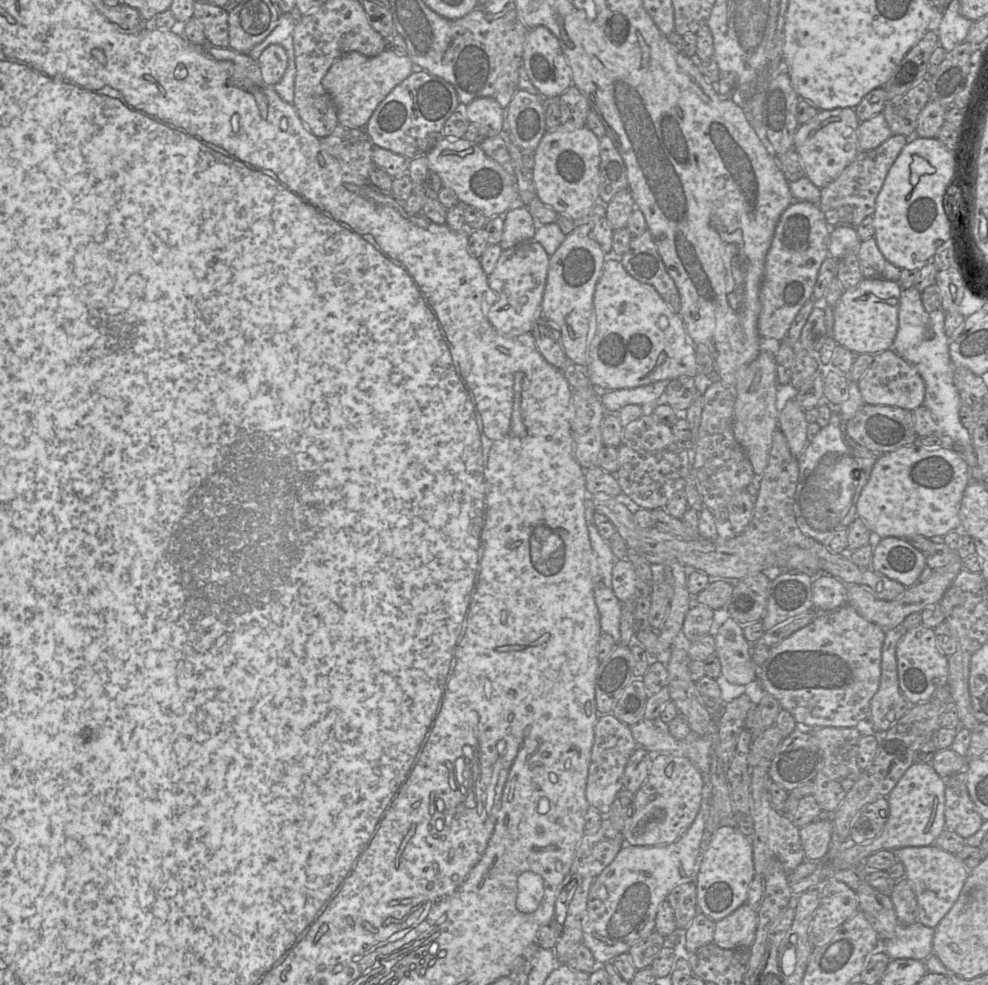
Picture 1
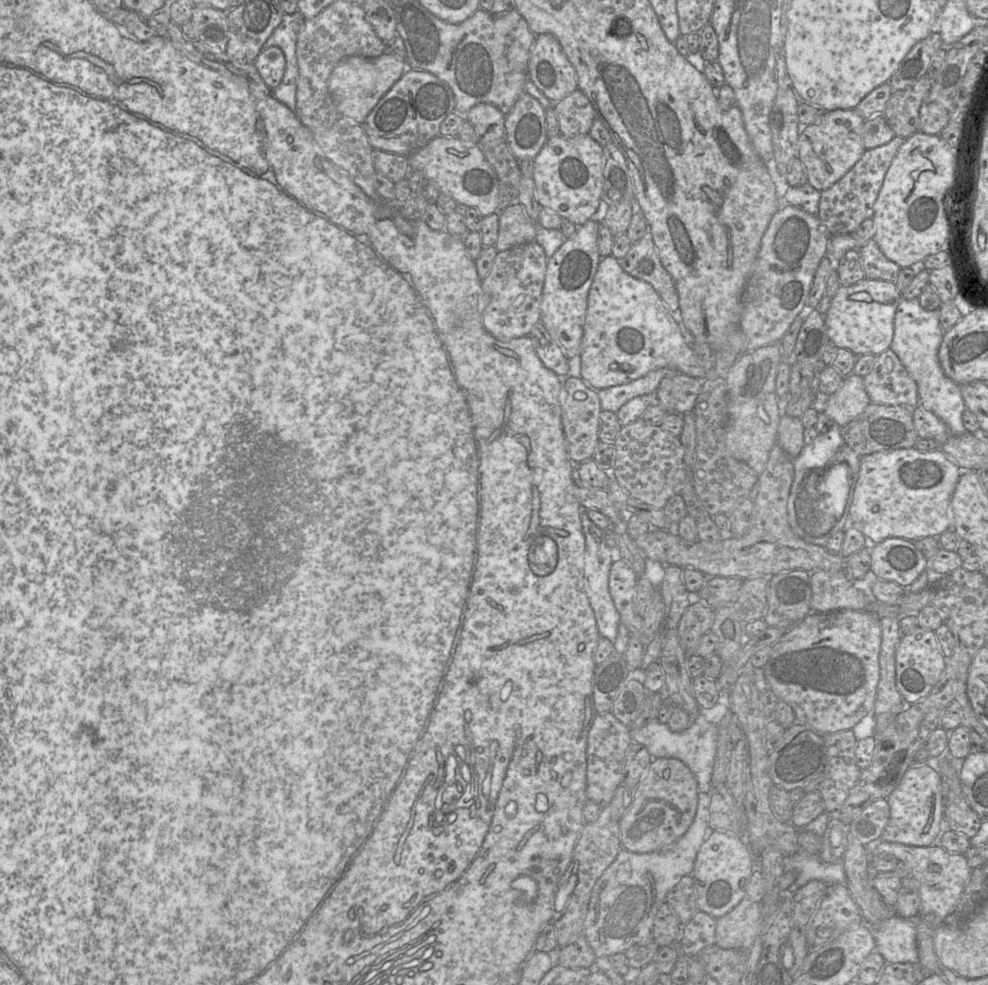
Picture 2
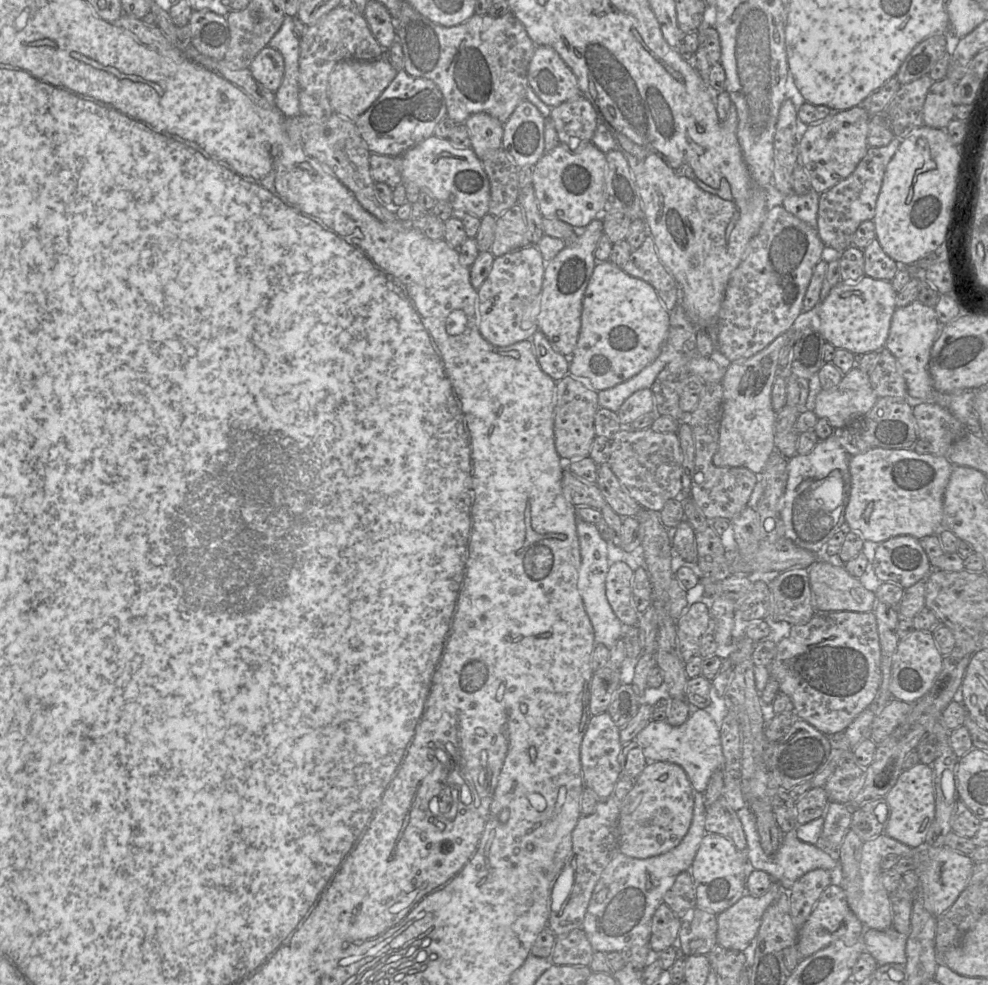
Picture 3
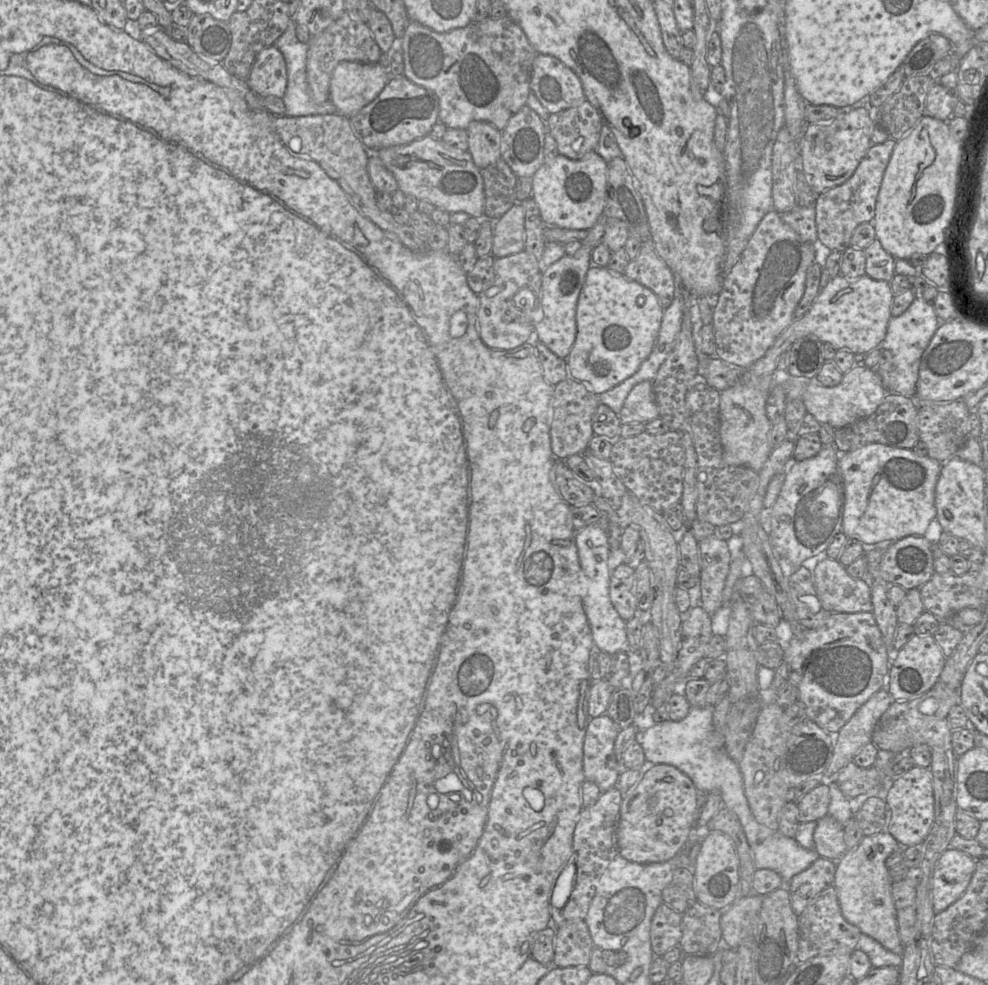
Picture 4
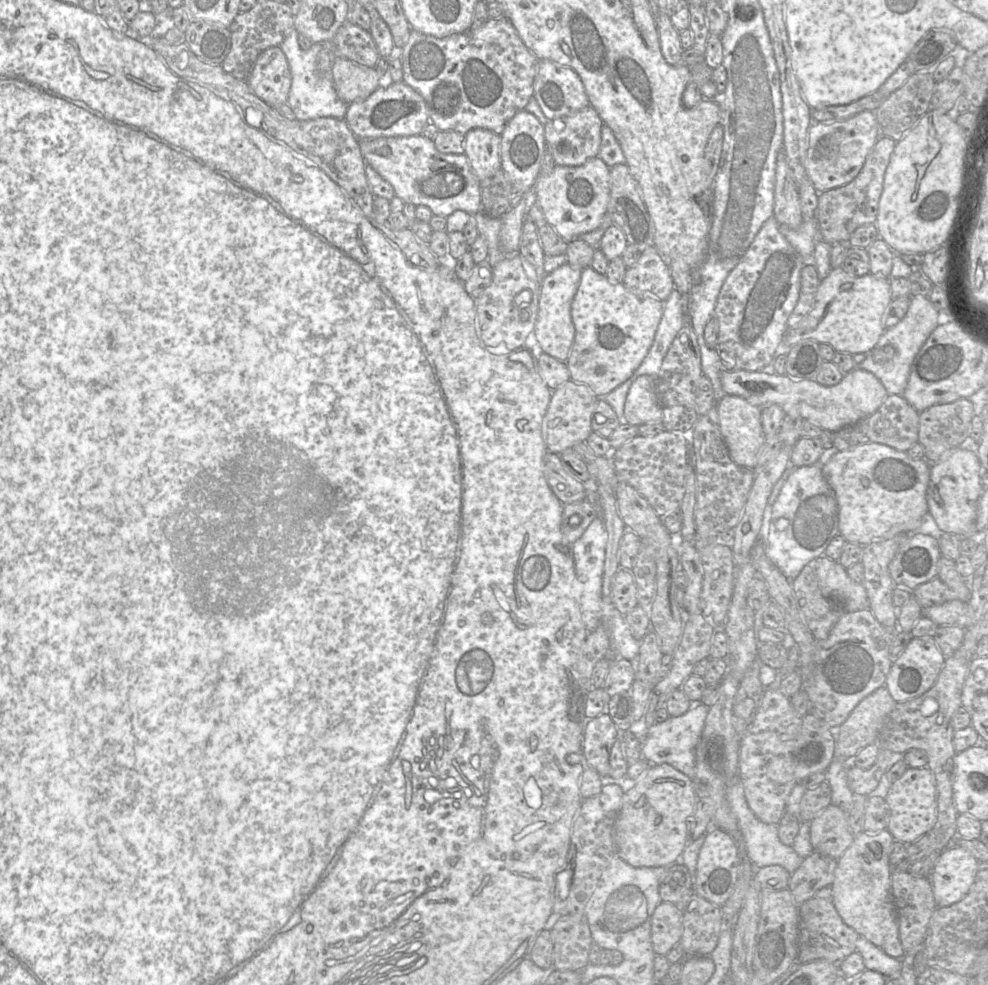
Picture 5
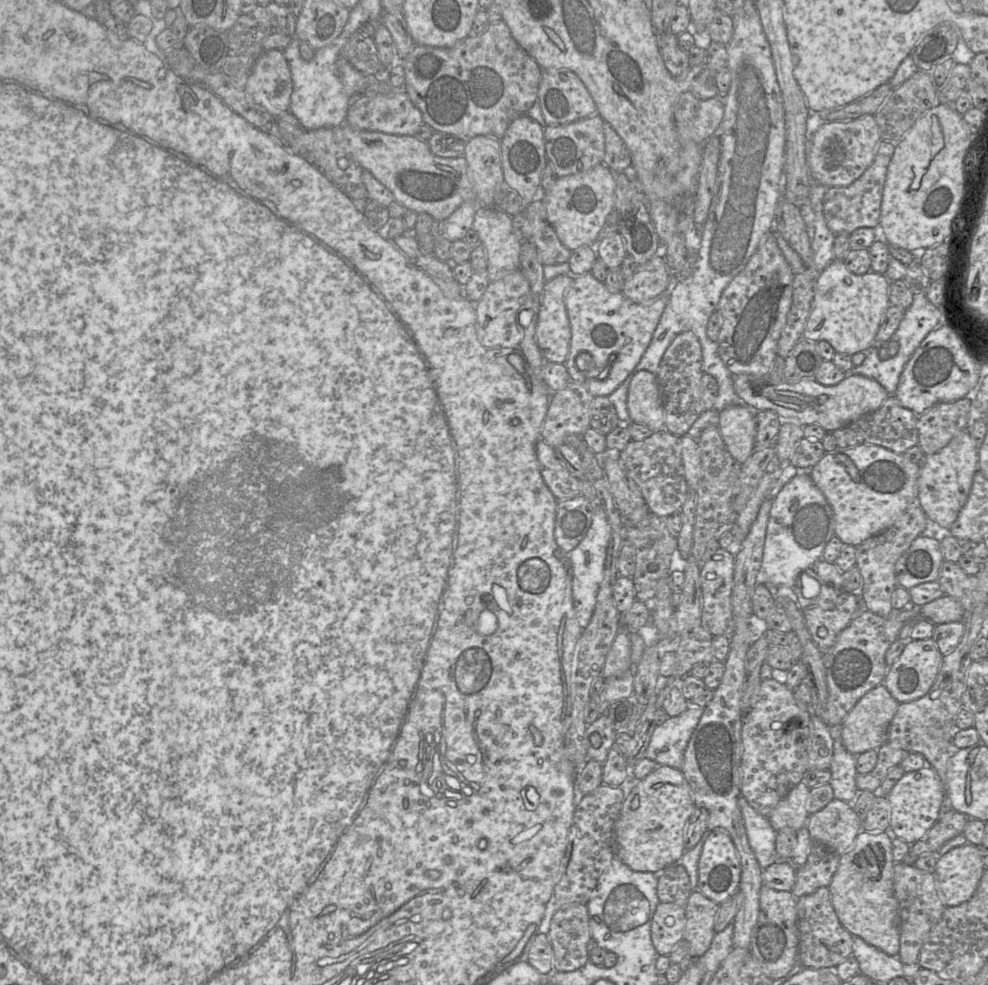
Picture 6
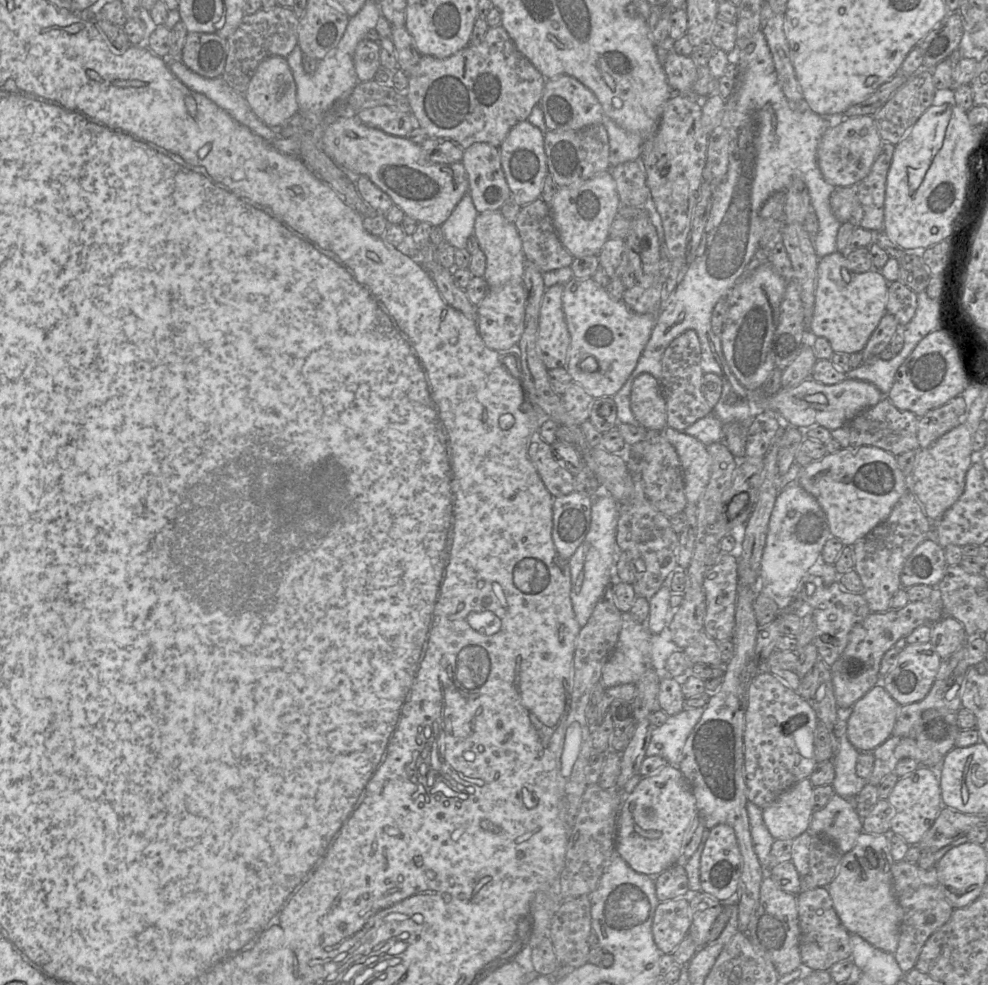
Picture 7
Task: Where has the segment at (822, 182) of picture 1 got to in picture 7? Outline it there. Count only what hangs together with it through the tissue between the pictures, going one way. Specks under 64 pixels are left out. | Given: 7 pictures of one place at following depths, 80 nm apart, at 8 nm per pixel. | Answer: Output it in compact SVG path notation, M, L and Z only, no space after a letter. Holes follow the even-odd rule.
M855 116L828 127L820 138L817 162L823 177L835 187L851 186L866 177L882 145L873 116Z

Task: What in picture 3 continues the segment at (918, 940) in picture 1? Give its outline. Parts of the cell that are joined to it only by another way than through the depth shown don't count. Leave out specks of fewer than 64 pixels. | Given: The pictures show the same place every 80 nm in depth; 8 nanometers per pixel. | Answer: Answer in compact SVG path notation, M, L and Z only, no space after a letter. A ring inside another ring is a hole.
M865 927L862 935L865 951L874 957L878 966L889 963L905 965L907 939L908 936L899 933L894 928L878 931Z

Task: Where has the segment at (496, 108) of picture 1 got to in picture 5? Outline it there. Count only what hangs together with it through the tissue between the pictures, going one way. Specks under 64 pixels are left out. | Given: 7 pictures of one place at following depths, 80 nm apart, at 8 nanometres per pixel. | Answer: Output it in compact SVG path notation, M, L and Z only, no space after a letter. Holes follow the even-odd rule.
M473 128L465 134L465 155L481 182L501 167L501 136L493 131Z

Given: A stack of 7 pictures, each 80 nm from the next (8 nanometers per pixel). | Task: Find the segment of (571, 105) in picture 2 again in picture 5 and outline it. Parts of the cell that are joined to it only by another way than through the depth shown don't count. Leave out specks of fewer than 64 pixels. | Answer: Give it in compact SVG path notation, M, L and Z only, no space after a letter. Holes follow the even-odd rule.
M591 105L573 114L549 120L544 125L546 148L552 153L556 165L581 166L598 156L603 125L602 119Z

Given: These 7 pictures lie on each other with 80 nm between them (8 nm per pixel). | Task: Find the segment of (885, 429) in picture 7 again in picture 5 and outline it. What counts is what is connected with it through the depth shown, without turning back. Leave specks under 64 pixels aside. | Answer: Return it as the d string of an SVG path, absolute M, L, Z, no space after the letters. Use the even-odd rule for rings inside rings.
M889 394L872 415L833 432L834 448L836 451L844 451L859 444L881 443L898 451L907 452L918 442L918 433L919 412L907 402L903 395Z

